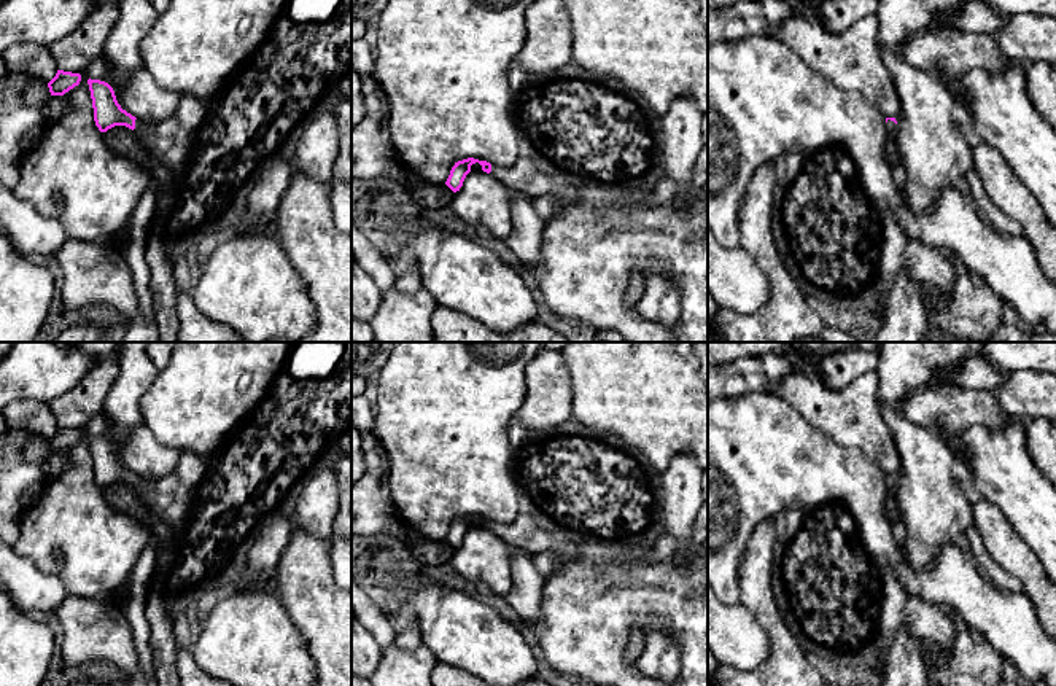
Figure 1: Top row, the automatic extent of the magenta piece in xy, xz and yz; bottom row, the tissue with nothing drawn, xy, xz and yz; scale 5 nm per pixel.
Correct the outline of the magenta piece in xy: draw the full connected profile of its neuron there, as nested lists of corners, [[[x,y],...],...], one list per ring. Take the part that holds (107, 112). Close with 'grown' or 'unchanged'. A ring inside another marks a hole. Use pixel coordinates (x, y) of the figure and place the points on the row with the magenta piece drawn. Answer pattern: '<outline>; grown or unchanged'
[[[89,78],[87,84],[94,121],[100,132],[107,132],[115,126],[126,126],[135,132],[146,151],[164,162],[172,172],[189,169],[196,153],[196,134],[181,127],[175,115],[151,127],[121,108],[108,83]]]; grown

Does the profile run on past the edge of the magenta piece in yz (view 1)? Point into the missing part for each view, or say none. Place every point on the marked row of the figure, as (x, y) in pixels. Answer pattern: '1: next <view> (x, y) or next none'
1: next yz (891, 126)

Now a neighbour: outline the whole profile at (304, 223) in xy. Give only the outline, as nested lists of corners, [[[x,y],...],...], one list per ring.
[[[294,167],[272,221],[275,236],[305,280],[316,310],[316,326],[297,342],[351,342],[351,232],[340,232],[336,226],[331,183],[312,180]]]

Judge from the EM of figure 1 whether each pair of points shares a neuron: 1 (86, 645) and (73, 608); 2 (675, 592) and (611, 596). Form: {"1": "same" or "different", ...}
{"1": "same", "2": "same"}

